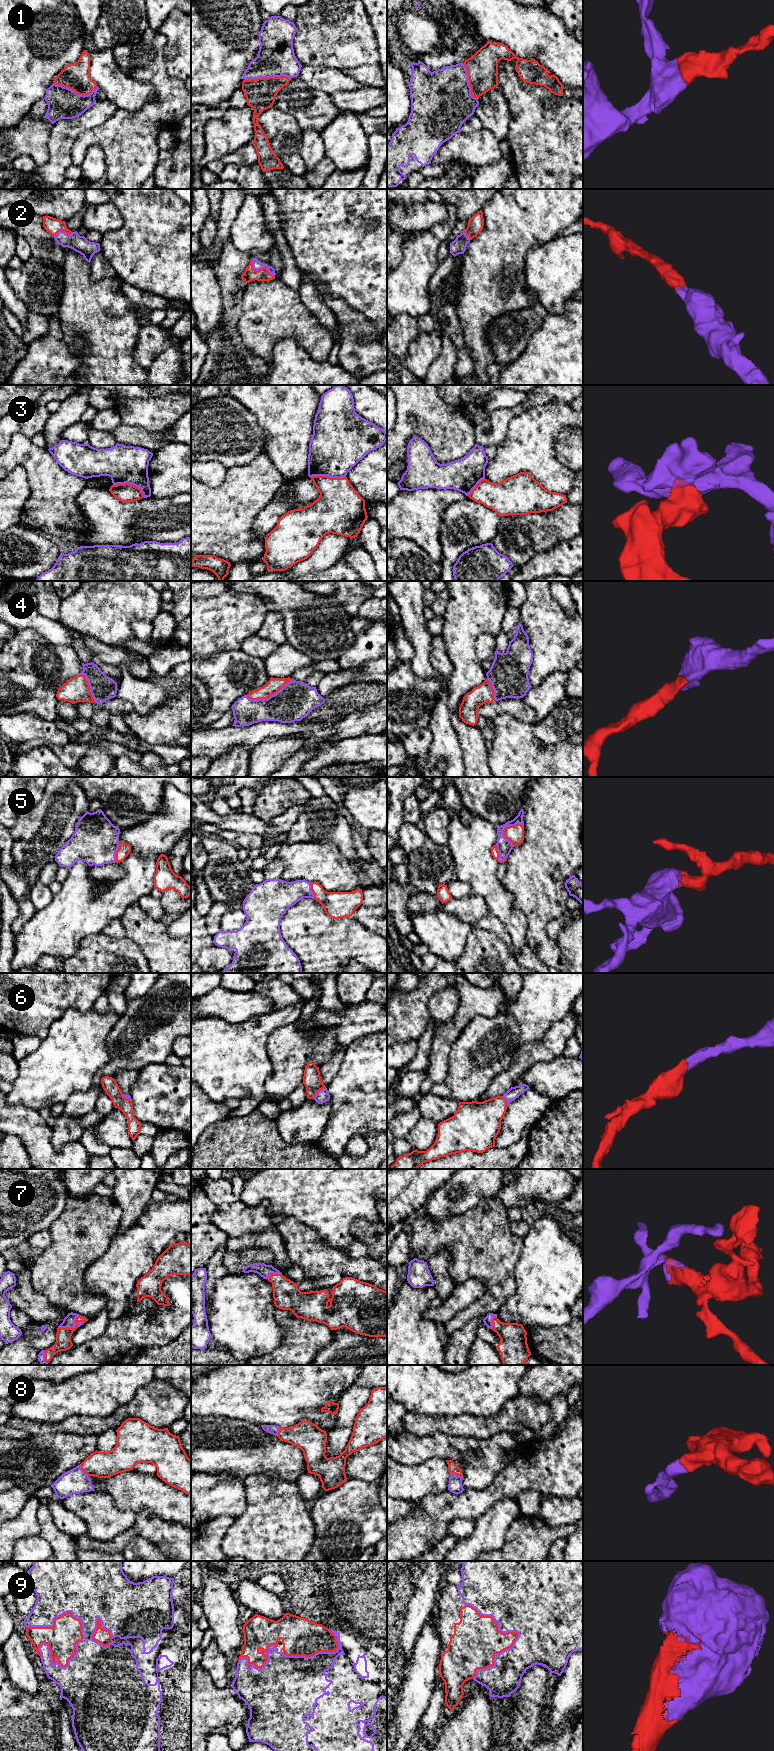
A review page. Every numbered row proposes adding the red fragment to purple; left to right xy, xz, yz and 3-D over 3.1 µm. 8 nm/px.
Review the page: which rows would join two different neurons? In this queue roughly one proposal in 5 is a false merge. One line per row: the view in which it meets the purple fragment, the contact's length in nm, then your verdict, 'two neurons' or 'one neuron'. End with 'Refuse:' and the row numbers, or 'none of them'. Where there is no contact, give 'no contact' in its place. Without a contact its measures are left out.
1: contact in xz; length 380 nm; one neuron
2: contact in xz; length 240 nm; one neuron
3: contact in xy; length 280 nm; two neurons
4: contact in xz; length 400 nm; one neuron
5: contact in yz; length 200 nm; one neuron
6: contact in xz; length 140 nm; one neuron
7: contact in xy; length 220 nm; one neuron
8: contact in xy; length 130 nm; one neuron
9: contact in xy; length 480 nm; one neuron
Refuse: 3

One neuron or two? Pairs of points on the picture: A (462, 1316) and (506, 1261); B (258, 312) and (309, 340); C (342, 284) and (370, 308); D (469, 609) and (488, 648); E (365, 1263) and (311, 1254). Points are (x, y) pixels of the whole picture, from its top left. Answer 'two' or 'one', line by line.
A: one
B: one
C: one
D: two
E: one

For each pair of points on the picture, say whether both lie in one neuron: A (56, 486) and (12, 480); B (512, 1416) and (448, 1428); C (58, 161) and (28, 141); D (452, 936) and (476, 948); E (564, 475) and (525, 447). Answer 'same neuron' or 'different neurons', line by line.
A: different neurons
B: same neuron
C: different neurons
D: different neurons
E: same neuron

